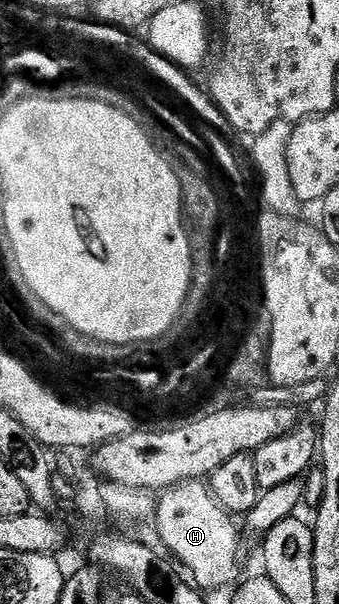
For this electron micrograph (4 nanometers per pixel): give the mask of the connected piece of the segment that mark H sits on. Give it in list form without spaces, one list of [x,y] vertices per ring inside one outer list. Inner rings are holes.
[[[204,480],[182,481],[180,485],[164,490],[155,505],[156,521],[162,543],[189,566],[192,580],[198,586],[225,585],[238,580],[237,548],[241,545],[241,537],[233,522],[236,520],[216,501]]]

